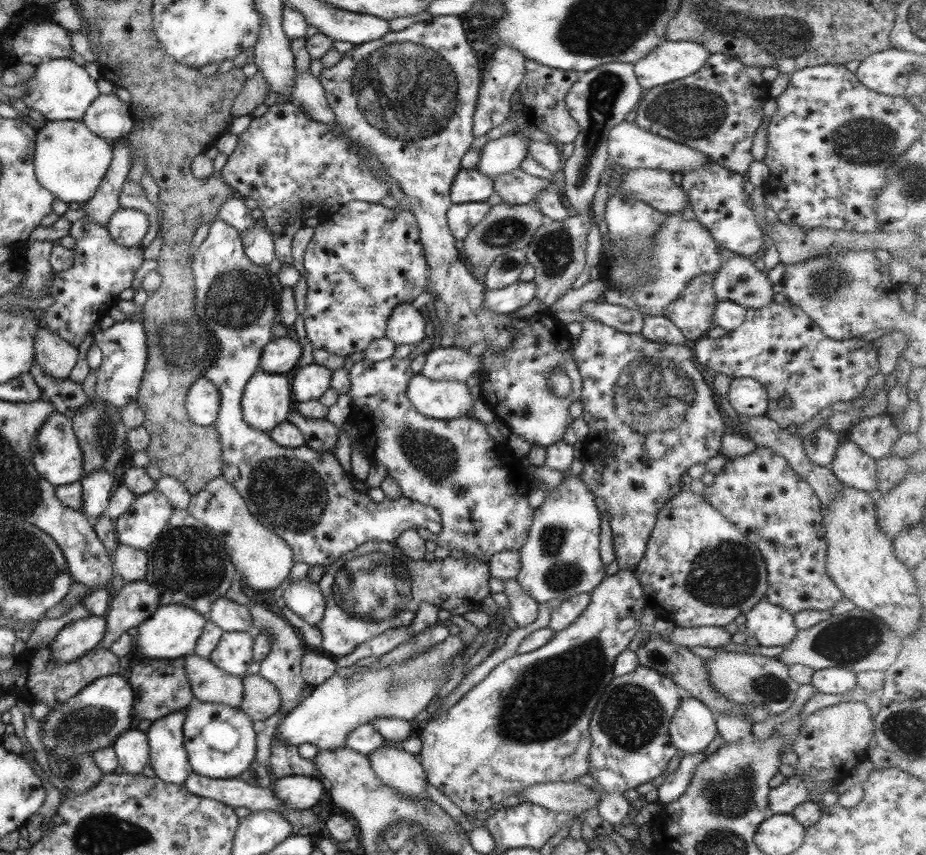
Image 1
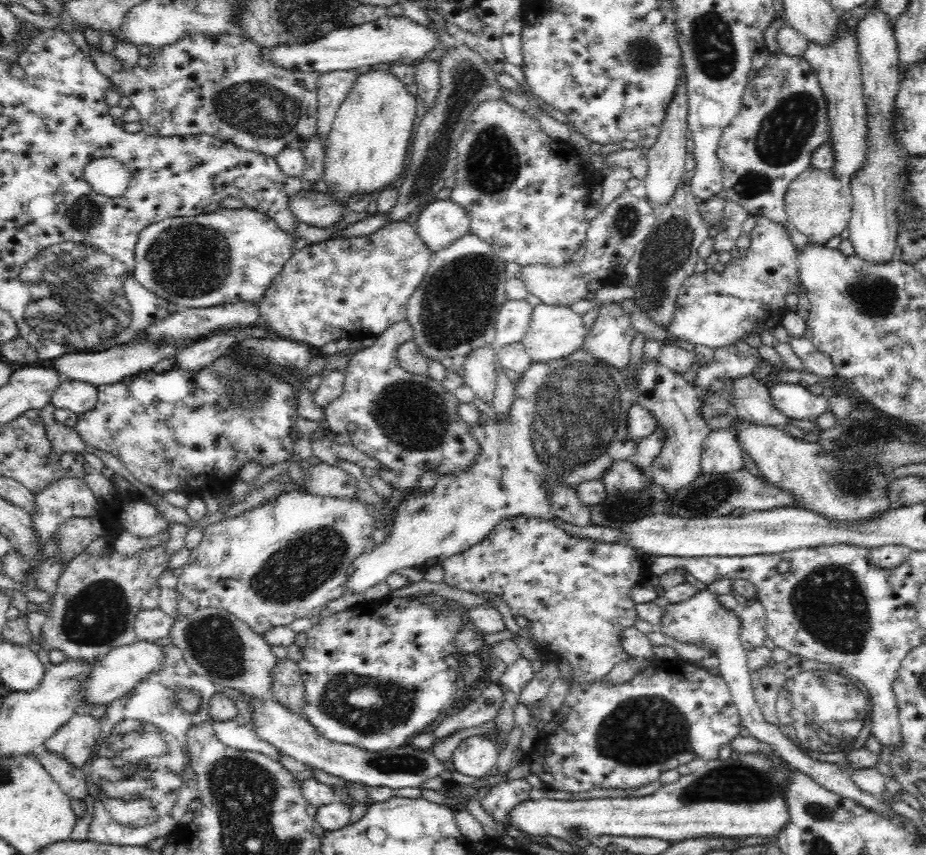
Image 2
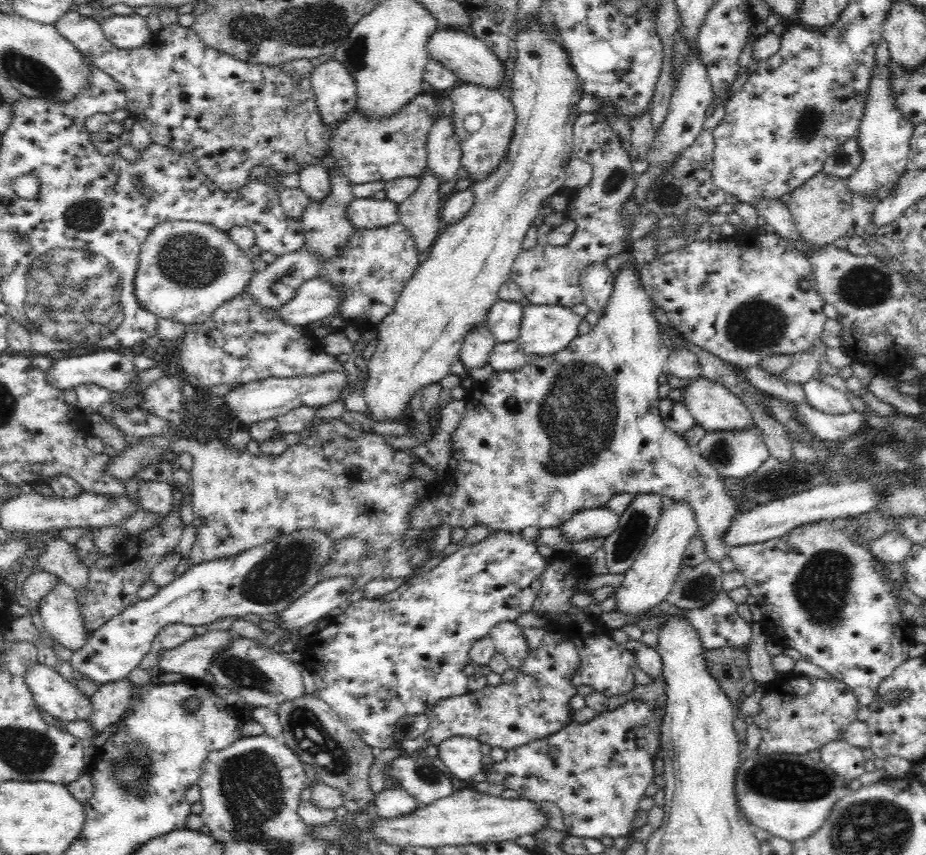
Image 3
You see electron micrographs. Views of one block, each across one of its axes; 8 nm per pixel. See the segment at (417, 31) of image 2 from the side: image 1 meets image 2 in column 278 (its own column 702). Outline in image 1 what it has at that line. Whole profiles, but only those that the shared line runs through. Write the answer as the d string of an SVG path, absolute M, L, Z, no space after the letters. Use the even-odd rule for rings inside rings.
M663 41L632 65L640 87L650 89L695 74L707 57L707 50L695 42Z

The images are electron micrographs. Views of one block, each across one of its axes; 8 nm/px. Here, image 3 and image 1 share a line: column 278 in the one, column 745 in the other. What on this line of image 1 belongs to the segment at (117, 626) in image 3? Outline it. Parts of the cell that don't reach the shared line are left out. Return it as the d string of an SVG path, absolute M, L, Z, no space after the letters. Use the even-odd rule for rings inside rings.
M686 488L658 510L645 552L633 569L643 590L645 607L653 610L656 618L670 621L675 627L723 627L738 614L751 610L764 599L767 591L766 568L759 549L747 542L745 536L720 512L711 508L702 496Z

